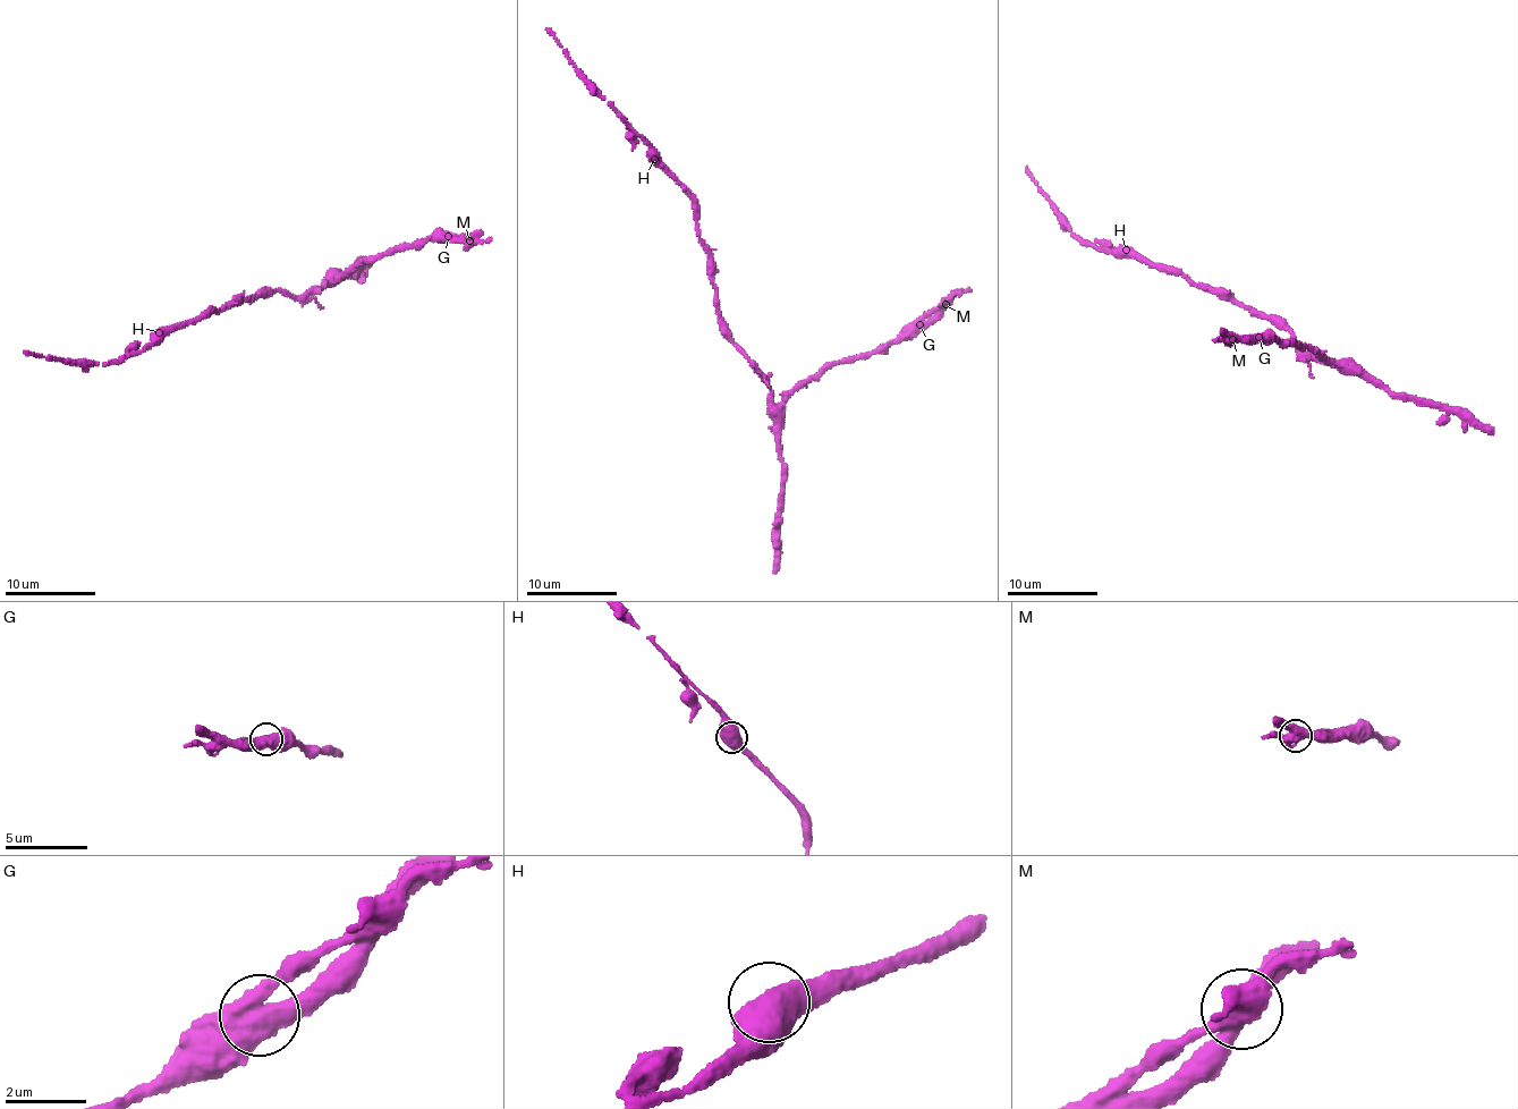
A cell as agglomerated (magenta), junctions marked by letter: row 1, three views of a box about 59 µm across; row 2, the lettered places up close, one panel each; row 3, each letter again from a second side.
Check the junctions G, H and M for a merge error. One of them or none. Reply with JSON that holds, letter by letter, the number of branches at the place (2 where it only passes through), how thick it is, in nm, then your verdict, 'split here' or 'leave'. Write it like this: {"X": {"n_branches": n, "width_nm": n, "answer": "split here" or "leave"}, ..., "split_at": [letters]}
{"G": {"n_branches": 3, "width_nm": 550, "answer": "leave"}, "H": {"n_branches": 2, "width_nm": 550, "answer": "leave"}, "M": {"n_branches": 3, "width_nm": 550, "answer": "leave"}, "split_at": []}

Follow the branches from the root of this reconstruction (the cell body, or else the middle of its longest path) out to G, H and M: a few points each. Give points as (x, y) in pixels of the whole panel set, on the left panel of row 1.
G: (254, 295), (268, 288), (298, 297), (323, 287), (330, 278), (337, 278), (361, 263), (448, 236)
H: (254, 295), (252, 299), (239, 301), (237, 305), (232, 303), (222, 311), (210, 310), (203, 318), (159, 332)
M: (254, 295), (268, 288), (298, 297), (400, 248), (433, 239), (468, 240)

